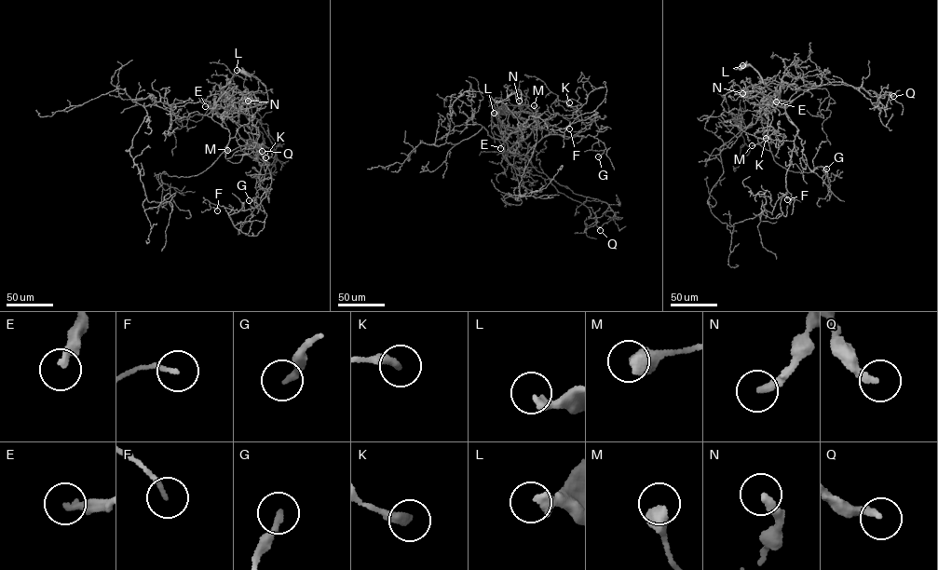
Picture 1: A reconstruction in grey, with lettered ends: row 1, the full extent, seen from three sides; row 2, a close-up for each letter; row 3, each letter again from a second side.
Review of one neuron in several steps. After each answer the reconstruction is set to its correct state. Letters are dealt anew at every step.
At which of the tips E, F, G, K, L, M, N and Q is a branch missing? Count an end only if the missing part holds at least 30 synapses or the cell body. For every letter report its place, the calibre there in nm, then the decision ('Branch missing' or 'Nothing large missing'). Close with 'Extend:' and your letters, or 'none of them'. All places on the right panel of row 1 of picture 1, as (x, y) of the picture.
E: Place: (776, 101). Thickness 280 nm. Nothing large missing
F: Place: (787, 199). Thickness 140 nm. Nothing large missing
G: Place: (826, 169). Thickness 240 nm. Nothing large missing
K: Place: (766, 138). Thickness 300 nm. Nothing large missing
L: Place: (742, 65). Thickness 320 nm. Nothing large missing
M: Place: (752, 145). Thickness 600 nm. Branch missing
N: Place: (742, 93). Thickness 280 nm. Branch missing
Q: Place: (893, 96). Thickness 240 nm. Nothing large missing
Extend: M, N

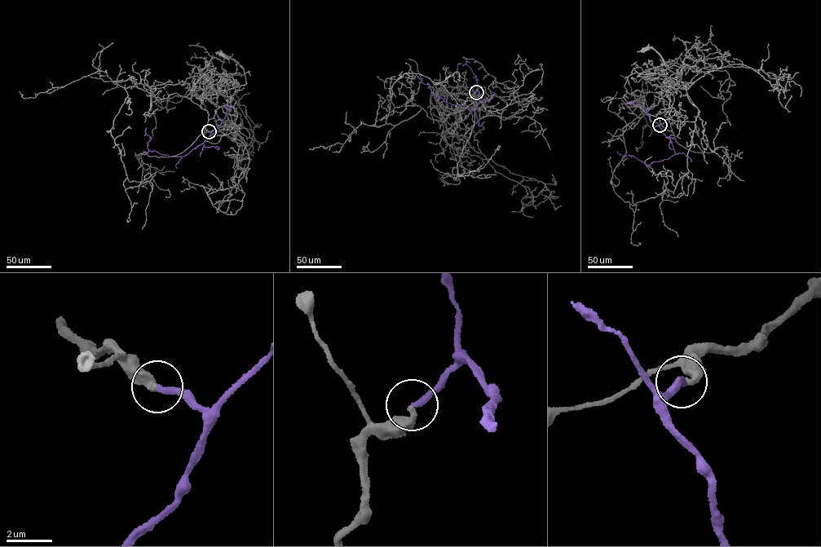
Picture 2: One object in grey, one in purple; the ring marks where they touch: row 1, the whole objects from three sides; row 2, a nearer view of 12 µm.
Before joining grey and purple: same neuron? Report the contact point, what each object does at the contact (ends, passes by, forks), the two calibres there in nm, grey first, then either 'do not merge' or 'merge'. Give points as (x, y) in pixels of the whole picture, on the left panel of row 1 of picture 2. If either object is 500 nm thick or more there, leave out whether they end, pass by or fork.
place (209, 131); grey ends; purple ends; calibres 340 and 240 nm; merge

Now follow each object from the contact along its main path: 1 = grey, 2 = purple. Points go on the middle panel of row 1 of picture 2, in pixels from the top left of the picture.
1: (475, 92), (473, 103), (462, 111), (448, 116), (443, 112), (451, 125), (468, 116), (478, 95), (439, 91)
2: (475, 92), (479, 91), (480, 99), (474, 110), (452, 104), (431, 92), (430, 86), (423, 83), (416, 74)

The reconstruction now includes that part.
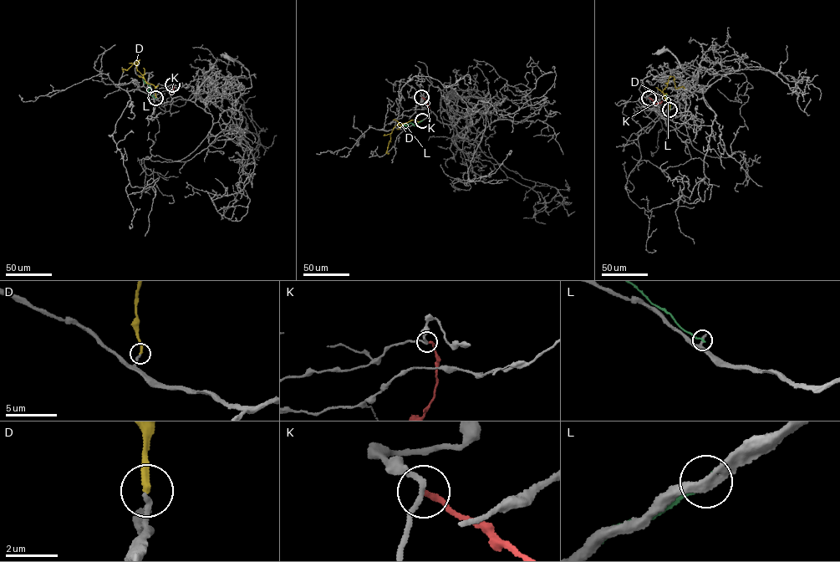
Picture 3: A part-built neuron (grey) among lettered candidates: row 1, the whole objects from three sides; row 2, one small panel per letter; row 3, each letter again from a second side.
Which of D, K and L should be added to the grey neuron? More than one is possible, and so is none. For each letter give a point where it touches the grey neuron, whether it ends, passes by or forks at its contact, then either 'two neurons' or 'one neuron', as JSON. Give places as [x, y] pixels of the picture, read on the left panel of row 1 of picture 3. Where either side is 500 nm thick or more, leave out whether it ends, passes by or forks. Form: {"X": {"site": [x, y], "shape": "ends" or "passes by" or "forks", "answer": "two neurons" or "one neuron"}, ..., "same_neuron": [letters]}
{"D": {"site": [155, 97], "shape": "ends", "answer": "one neuron"}, "K": {"site": [172, 84], "shape": "ends", "answer": "two neurons"}, "L": {"site": [155, 98], "shape": "ends", "answer": "two neurons"}, "same_neuron": ["D"]}

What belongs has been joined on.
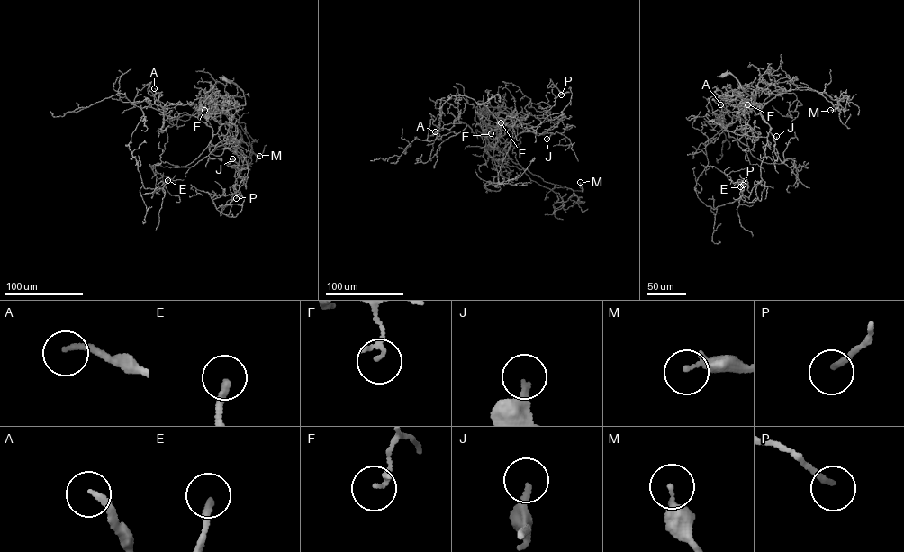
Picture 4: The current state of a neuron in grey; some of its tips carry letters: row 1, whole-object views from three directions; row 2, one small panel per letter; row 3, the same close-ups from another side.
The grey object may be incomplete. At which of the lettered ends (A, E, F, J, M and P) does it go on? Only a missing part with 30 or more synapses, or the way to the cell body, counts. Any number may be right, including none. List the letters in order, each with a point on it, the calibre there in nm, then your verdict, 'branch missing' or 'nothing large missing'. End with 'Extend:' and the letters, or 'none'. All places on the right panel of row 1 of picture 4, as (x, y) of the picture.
A: (720, 104) | 200 nm | branch missing
E: (740, 186) | 200 nm | nothing large missing
F: (747, 104) | 100 nm | nothing large missing
J: (776, 136) | 200 nm | nothing large missing
M: (830, 110) | 200 nm | nothing large missing
P: (743, 185) | 180 nm | nothing large missing
Extend: A

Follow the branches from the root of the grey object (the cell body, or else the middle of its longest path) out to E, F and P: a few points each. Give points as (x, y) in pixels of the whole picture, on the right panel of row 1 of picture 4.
E: (724, 75), (731, 73), (761, 106), (706, 141), (708, 164), (694, 189), (714, 209), (738, 199), (740, 186)
F: (724, 75), (731, 73), (742, 89), (753, 96), (754, 102), (747, 104)
P: (724, 75), (758, 108), (766, 103), (760, 114), (771, 128), (762, 181), (748, 198), (743, 185)

